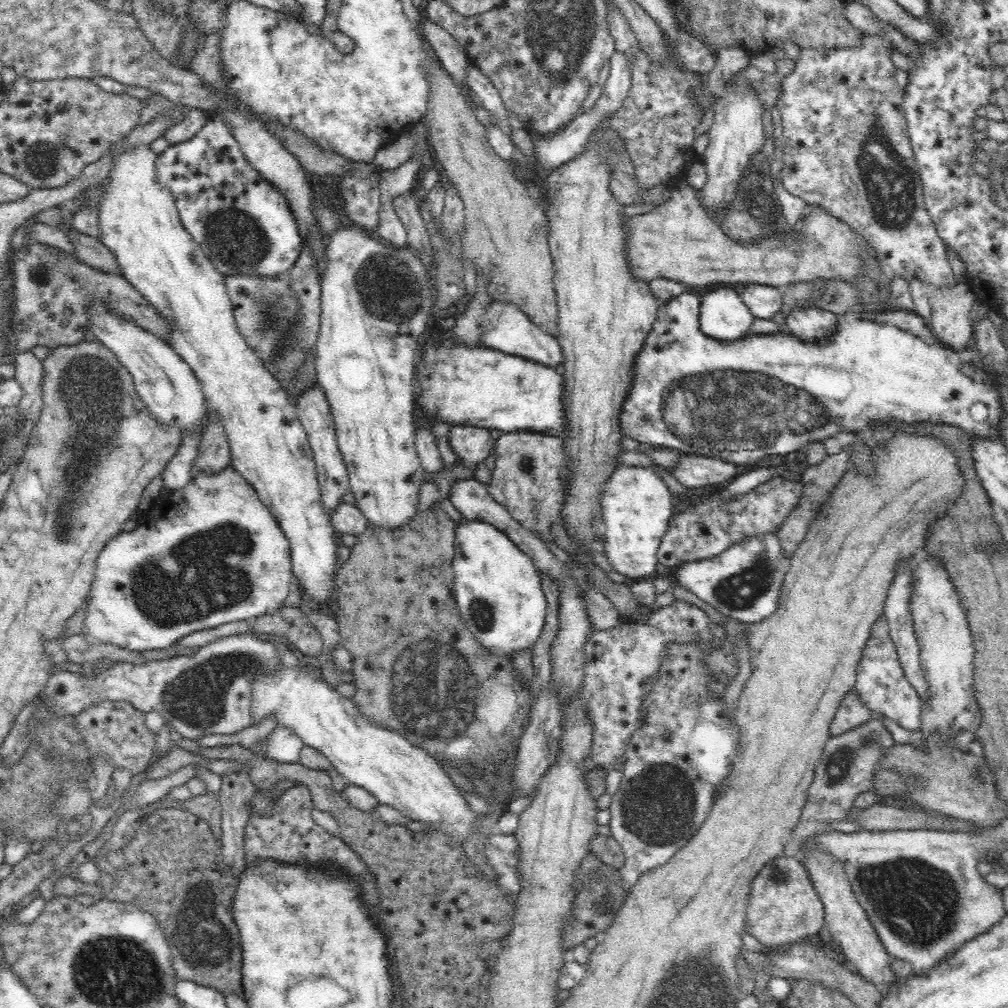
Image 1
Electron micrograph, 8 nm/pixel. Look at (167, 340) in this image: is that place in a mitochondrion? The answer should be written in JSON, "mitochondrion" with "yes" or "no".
{"mitochondrion":"no"}

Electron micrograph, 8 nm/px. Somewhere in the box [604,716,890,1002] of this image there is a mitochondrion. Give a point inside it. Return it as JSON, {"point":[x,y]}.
{"point":[659,806]}

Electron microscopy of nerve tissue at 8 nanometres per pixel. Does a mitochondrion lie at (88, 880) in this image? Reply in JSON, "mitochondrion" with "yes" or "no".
{"mitochondrion":"no"}

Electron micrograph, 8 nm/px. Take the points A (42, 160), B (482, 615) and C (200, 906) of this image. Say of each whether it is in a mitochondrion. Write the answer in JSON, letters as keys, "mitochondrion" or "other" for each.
{"A":"mitochondrion","B":"mitochondrion","C":"mitochondrion"}

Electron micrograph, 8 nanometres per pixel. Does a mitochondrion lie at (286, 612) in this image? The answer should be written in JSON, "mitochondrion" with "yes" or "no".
{"mitochondrion":"no"}

